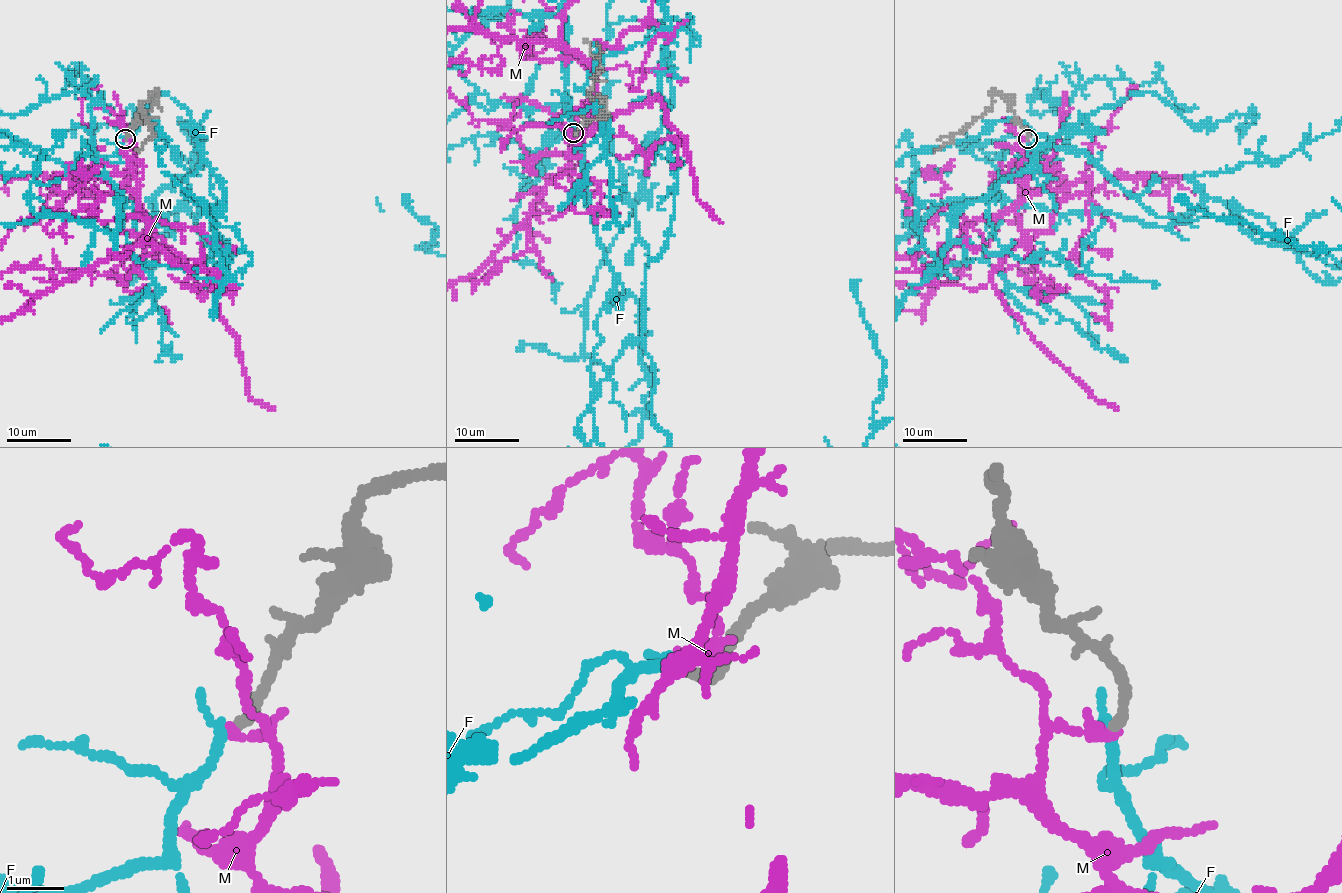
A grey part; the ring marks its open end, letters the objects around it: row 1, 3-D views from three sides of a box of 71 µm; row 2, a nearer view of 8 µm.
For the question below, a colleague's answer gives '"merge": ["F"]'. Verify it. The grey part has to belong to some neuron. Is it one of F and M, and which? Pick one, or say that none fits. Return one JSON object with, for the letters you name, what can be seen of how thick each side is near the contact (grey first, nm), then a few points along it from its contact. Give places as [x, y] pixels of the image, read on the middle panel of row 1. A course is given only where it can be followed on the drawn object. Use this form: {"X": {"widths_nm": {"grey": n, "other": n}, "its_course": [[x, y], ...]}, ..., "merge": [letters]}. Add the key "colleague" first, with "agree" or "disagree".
{"colleague": "agree", "F": {"widths_nm": {"grey": 180, "other": 200}}, "merge": ["F"]}

